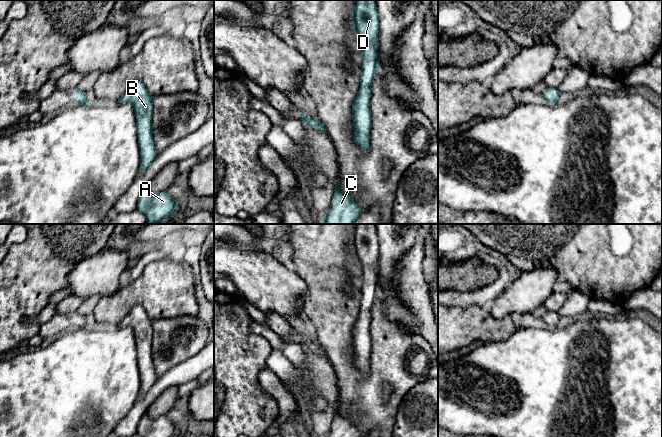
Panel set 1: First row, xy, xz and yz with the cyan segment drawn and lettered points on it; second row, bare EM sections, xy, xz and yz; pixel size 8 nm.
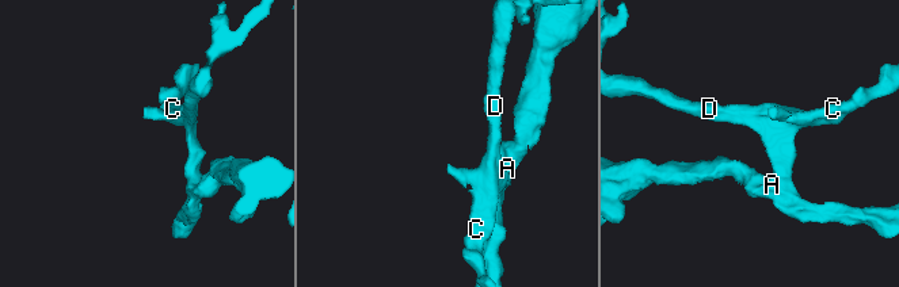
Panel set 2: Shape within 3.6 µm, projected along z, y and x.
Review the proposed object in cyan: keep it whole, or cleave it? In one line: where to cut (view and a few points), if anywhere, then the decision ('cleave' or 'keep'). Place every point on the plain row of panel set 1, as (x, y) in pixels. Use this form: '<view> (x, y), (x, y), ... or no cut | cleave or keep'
no cut | keep

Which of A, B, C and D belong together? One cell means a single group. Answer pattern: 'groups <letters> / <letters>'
groups A B C D

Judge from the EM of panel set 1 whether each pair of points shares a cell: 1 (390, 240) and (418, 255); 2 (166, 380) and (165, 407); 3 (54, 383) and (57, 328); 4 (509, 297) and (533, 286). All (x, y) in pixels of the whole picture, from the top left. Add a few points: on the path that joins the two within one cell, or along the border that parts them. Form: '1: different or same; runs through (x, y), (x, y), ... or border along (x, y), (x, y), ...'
1: different; border along (417, 235), (415, 243), (403, 254), (395, 270)
2: different; border along (177, 386), (167, 387), (149, 405)
3: different; border along (73, 327), (53, 338)
4: same; runs through (515, 297), (520, 297), (527, 292)

